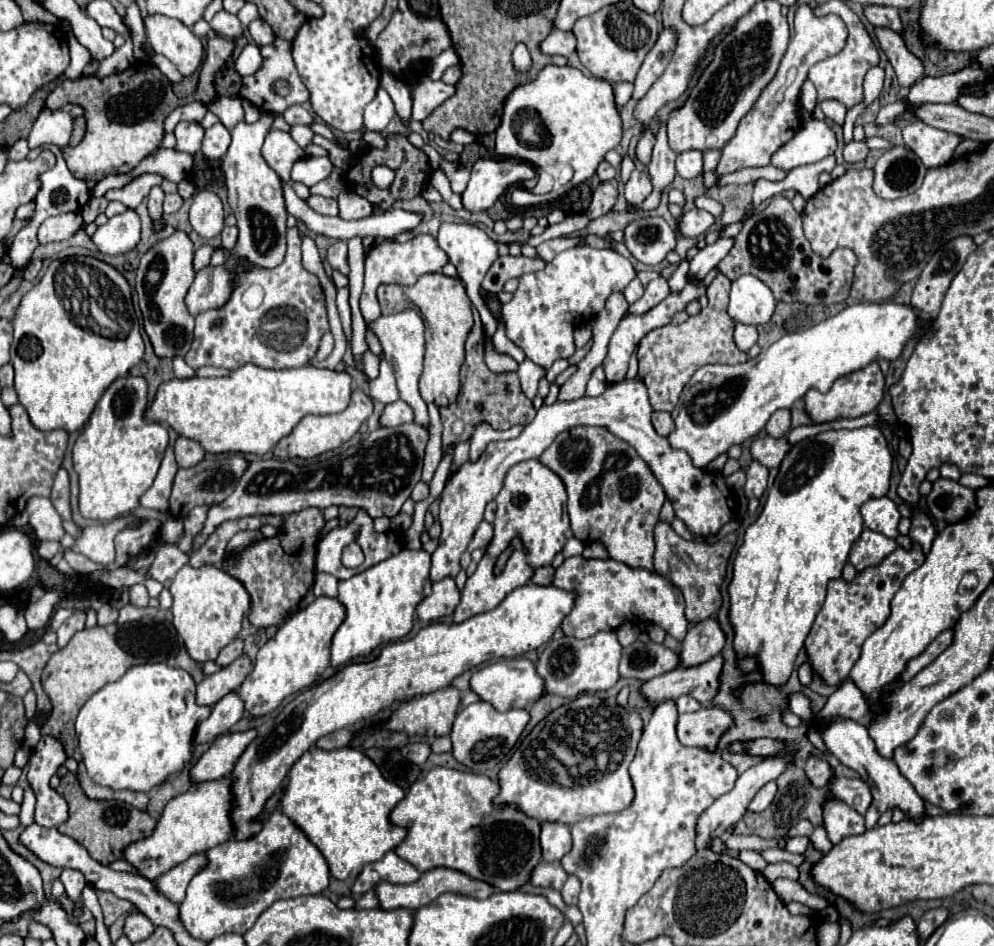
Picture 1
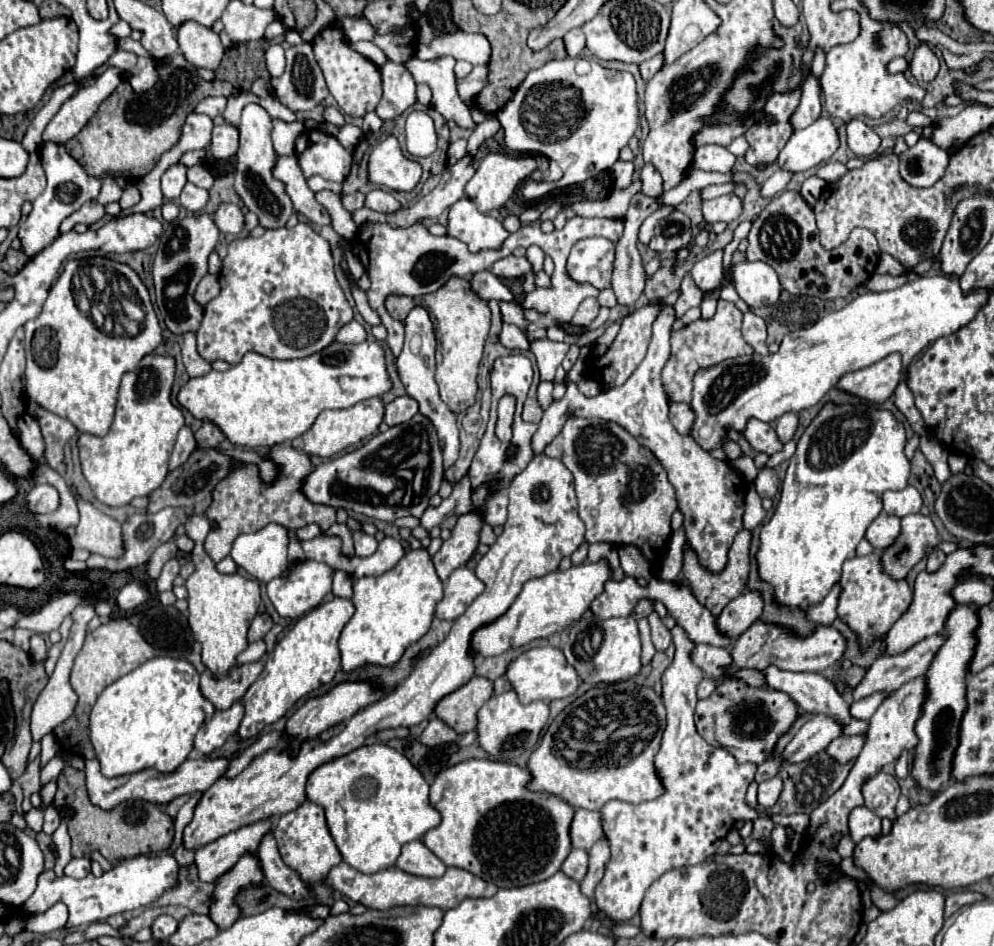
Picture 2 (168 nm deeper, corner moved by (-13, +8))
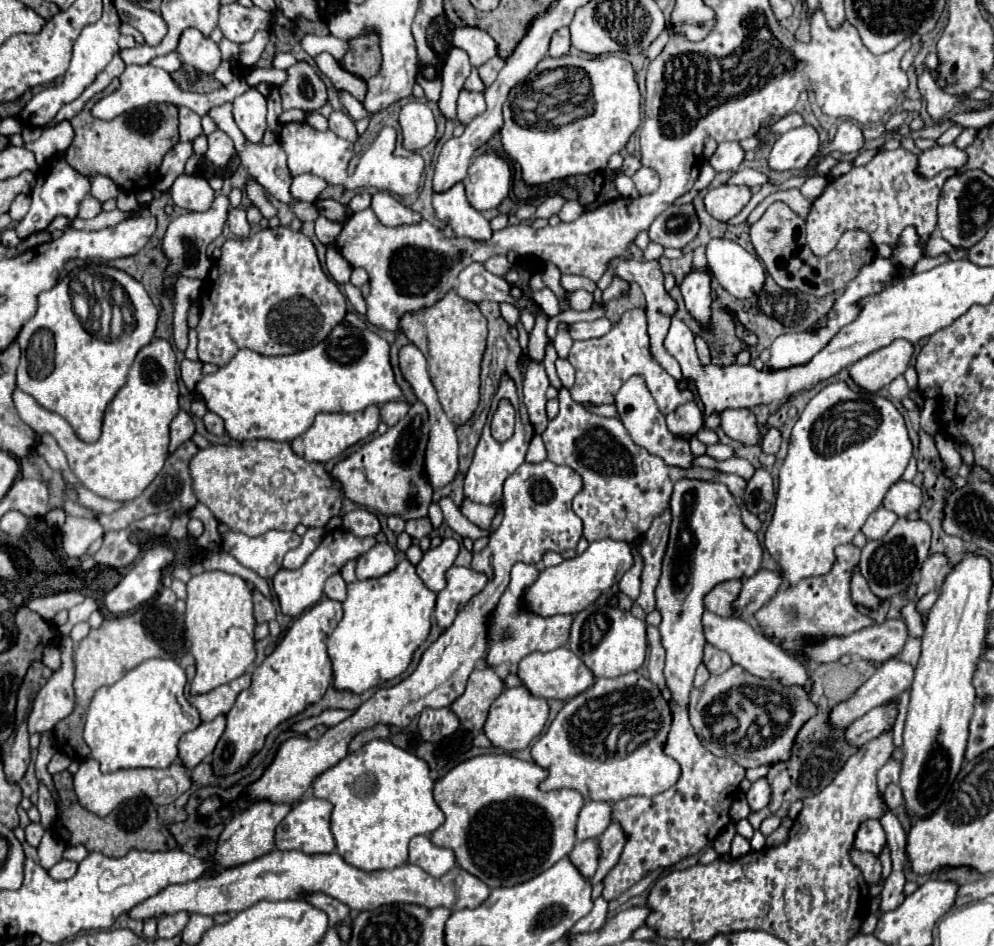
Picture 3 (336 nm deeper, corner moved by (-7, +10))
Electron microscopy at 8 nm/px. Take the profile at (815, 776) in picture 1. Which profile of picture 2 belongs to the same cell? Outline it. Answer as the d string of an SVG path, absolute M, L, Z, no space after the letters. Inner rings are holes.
M840 736L834 742L830 742L826 752L838 764L846 764L846 762L850 762L852 758L856 758L860 754L862 746L864 746L864 738L842 738Z

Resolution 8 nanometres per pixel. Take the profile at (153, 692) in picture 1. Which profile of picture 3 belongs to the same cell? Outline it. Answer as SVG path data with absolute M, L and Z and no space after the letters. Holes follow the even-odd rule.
M154 658L130 670L114 686L104 686L94 694L84 724L84 740L90 746L90 756L100 762L102 772L120 768L168 768L174 762L180 736L201 724L198 710L183 695L185 686L186 672L174 660Z

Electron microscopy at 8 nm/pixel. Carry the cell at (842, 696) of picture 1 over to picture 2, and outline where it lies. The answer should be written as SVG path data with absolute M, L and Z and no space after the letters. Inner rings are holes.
M936 634L914 644L910 650L898 656L878 658L868 668L862 682L852 688L852 698L862 700L874 692L890 694L898 690L904 682L924 676L926 670L930 668L930 662L934 660L940 646L944 644L944 640L946 640L946 634Z

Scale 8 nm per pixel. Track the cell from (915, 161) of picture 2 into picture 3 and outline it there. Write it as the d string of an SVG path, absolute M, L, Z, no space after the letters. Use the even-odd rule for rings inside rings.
M954 144L950 146L936 146L918 156L918 172L920 176L936 176L946 168L962 168L968 160L964 150L958 150Z

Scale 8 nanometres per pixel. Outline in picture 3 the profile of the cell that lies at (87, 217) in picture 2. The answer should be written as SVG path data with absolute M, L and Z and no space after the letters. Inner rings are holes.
M86 196L84 198L84 202L80 204L80 218L94 218L94 216L98 216L102 212L102 204L94 198L94 196Z

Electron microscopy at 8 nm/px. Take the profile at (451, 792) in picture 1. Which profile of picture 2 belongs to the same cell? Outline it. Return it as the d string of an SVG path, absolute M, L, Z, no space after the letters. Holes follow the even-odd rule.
M464 760L442 770L430 784L430 806L440 812L442 822L424 834L424 846L446 866L464 868L500 888L526 886L554 876L572 848L568 828L574 808L558 796L530 792L526 788L528 780L530 772L526 768L522 770L516 764L494 760Z

